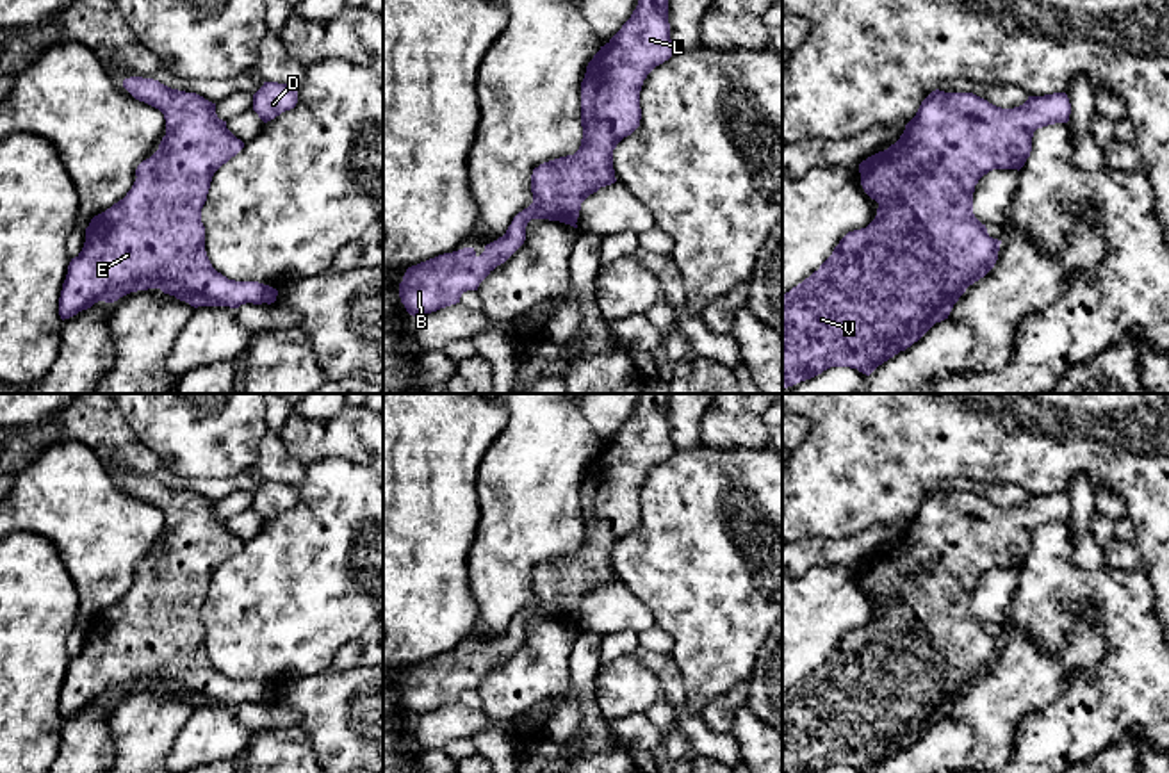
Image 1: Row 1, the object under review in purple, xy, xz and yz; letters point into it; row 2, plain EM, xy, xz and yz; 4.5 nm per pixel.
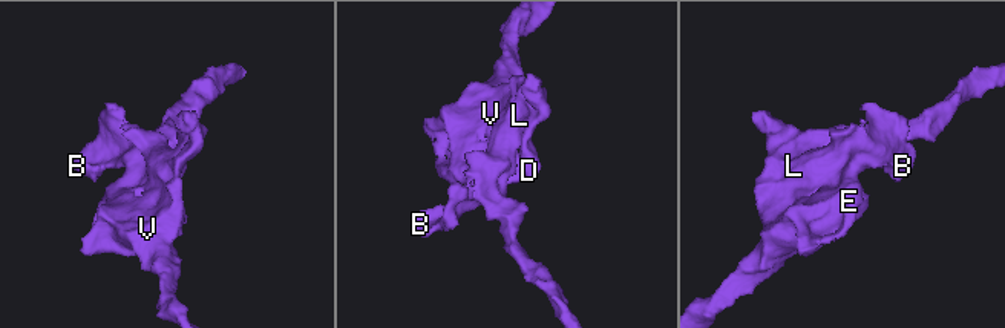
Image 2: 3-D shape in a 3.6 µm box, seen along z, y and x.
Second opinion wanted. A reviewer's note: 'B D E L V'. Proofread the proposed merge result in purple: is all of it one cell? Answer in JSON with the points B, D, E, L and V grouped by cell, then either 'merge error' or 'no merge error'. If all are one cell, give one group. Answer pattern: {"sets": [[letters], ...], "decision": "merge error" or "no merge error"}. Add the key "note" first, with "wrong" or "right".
{"note": "right", "sets": [["B", "D", "E", "L", "V"]], "decision": "no merge error"}

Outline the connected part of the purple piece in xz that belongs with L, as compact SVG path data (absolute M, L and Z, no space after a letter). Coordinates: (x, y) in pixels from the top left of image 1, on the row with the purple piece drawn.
M638 0L631 18L586 66L581 82L579 150L533 169L533 203L479 256L474 248L463 248L408 267L399 283L406 312L422 317L460 303L467 290L478 290L524 244L531 219L577 228L581 203L617 182L613 150L640 126L643 80L674 53L668 0Z

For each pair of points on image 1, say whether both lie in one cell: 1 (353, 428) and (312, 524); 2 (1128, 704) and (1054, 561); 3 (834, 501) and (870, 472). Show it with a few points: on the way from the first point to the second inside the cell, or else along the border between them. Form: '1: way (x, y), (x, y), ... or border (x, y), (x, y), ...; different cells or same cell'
1: border (364, 465), (343, 458), (323, 458), (307, 467); different cells
2: way (1128, 665), (1128, 622), (1098, 592), (1093, 592); same cell
3: way (843, 492), (861, 474); same cell

